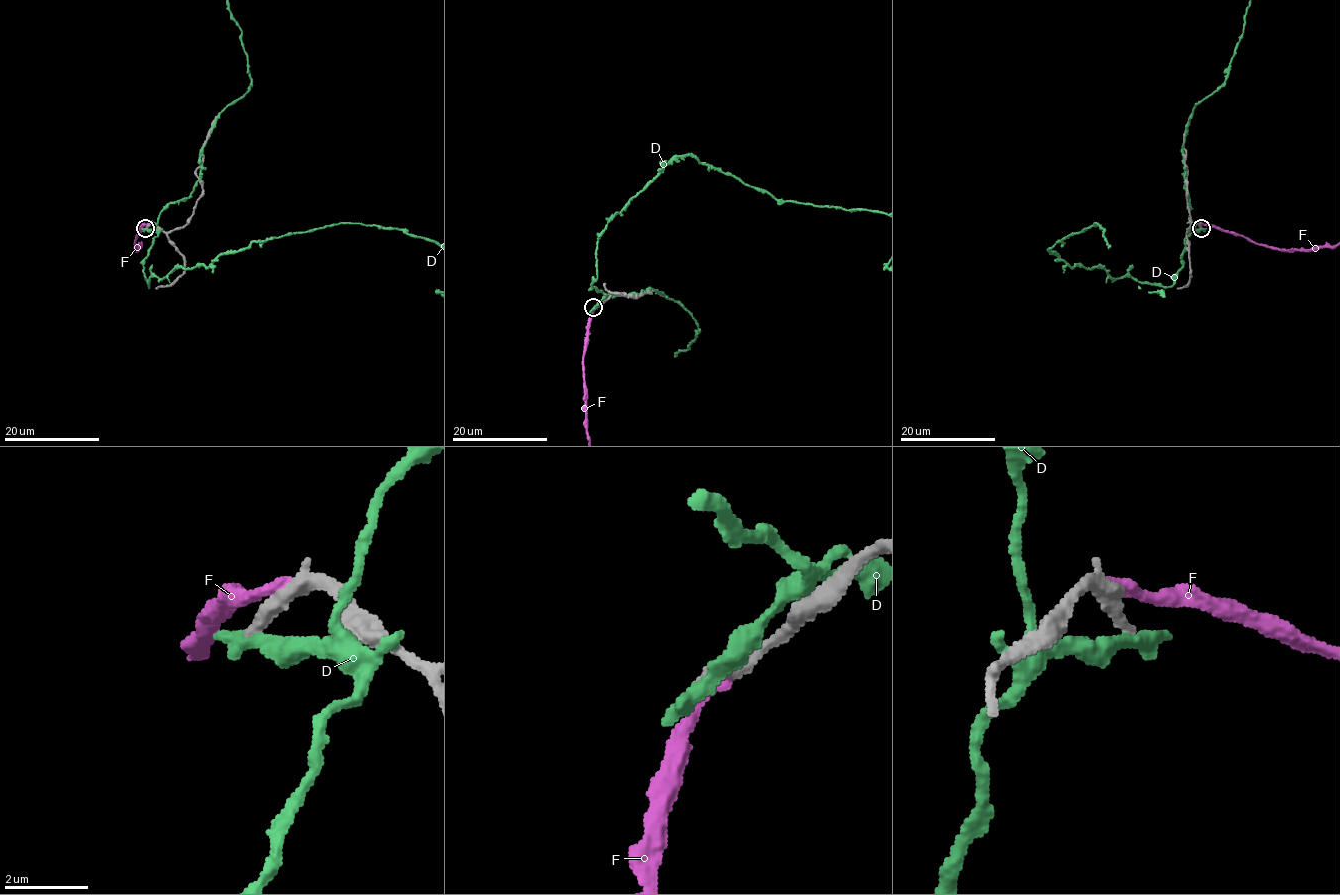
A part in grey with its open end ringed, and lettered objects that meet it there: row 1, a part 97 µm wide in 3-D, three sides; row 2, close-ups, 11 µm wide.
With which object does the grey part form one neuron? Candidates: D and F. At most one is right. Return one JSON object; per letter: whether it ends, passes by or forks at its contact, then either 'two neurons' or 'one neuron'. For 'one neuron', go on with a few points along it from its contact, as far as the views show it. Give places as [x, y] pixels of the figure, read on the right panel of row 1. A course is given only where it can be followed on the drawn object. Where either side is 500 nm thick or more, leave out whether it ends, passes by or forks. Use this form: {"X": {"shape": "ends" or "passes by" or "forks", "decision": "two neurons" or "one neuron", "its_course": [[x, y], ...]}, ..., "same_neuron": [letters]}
{"D": {"shape": "passes by", "decision": "two neurons"}, "F": {"shape": "ends", "decision": "two neurons"}, "same_neuron": []}

